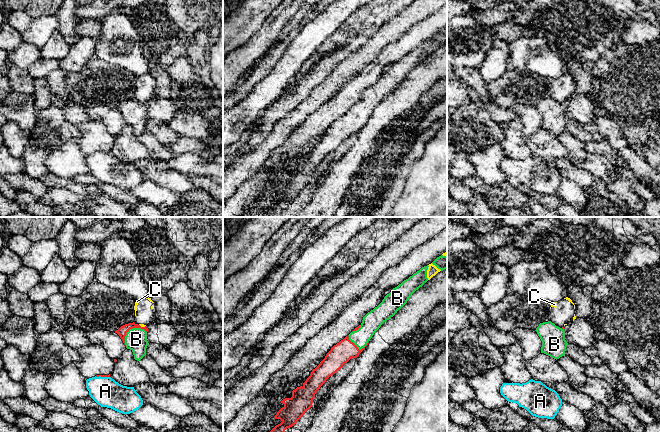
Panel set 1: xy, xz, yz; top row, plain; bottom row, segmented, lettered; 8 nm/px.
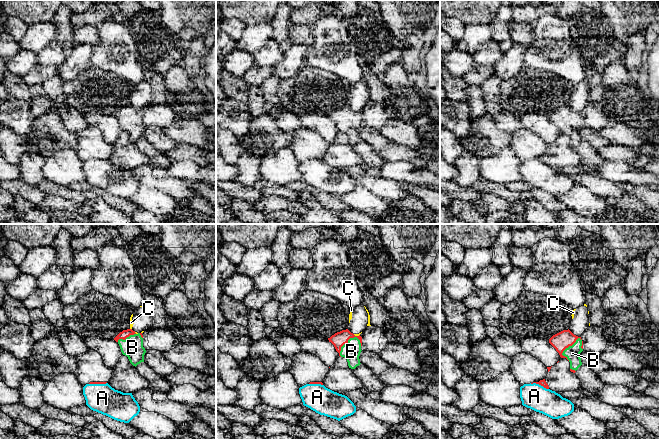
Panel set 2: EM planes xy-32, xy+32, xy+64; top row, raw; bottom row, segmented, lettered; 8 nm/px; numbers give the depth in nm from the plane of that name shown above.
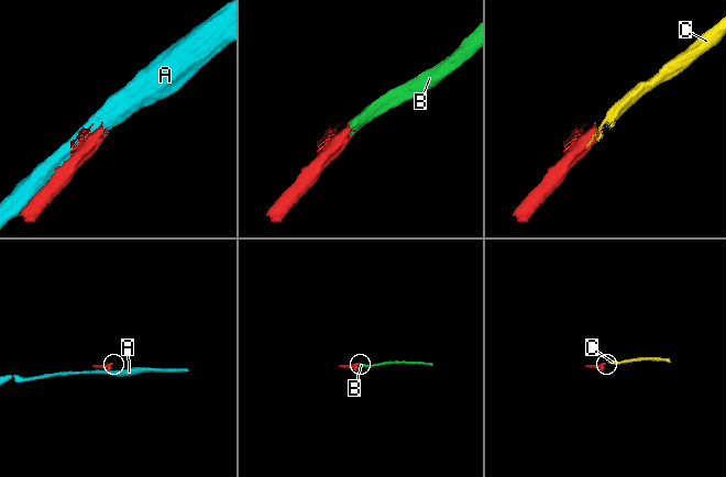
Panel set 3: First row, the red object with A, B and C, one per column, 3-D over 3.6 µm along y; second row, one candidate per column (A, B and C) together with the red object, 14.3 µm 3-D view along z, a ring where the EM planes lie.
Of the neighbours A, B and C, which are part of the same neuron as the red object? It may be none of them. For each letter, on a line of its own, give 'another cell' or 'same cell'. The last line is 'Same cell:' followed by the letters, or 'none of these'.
A: another cell
B: same cell
C: another cell
Same cell: B

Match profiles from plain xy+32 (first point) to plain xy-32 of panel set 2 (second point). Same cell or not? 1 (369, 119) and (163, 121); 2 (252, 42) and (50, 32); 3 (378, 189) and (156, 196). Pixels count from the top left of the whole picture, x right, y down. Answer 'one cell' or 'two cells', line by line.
1: one cell
2: one cell
3: two cells

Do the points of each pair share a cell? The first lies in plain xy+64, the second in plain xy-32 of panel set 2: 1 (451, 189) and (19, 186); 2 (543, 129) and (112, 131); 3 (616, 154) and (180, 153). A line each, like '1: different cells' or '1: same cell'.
1: same cell
2: same cell
3: same cell

